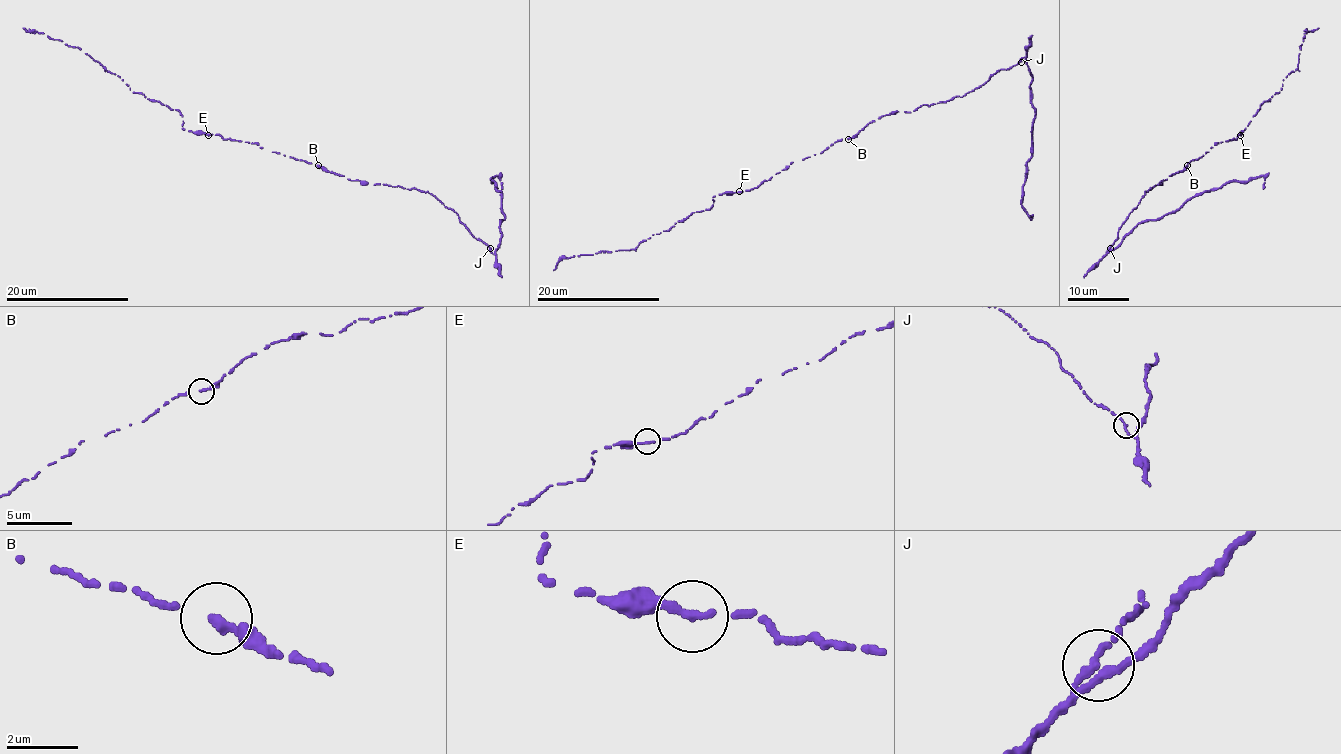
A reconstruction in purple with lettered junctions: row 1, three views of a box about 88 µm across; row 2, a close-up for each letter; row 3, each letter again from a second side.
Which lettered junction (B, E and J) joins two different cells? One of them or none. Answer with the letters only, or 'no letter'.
no letter

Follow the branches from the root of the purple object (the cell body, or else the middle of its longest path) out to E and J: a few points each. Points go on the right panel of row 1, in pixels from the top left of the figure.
E: (1184, 168), (1218, 142), (1236, 139), (1239, 134)
J: (1184, 168), (1144, 191), (1146, 194), (1118, 230), (1118, 238), (1110, 248)

